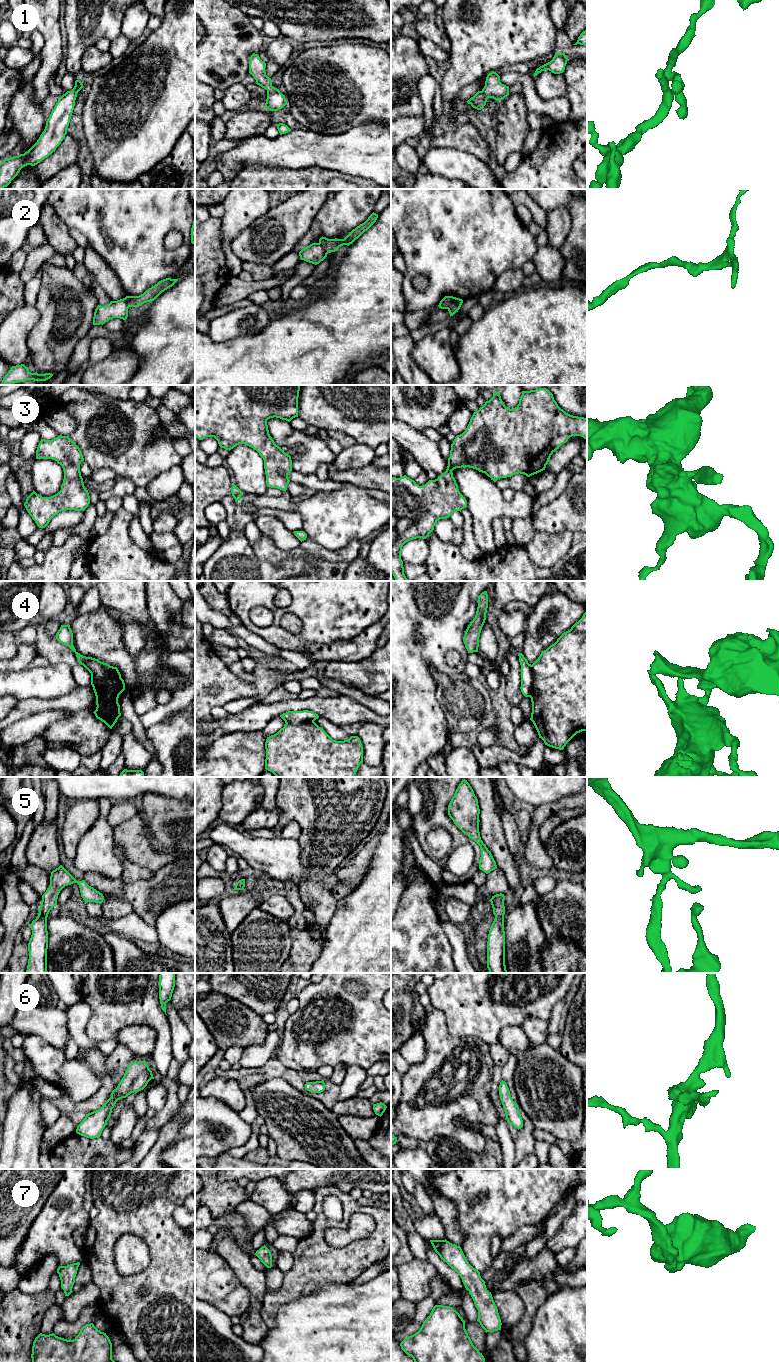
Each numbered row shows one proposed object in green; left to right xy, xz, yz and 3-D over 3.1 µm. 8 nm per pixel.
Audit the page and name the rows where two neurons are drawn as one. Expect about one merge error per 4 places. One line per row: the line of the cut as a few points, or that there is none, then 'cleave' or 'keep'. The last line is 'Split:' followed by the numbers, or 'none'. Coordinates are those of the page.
1: no cut; keep
2: cut in yz along (453, 297), (447, 308); cleave
3: no cut; keep
4: cut in yz along (532, 665), (533, 687), (529, 696); cleave
5: no cut; keep
6: no cut; keep
7: no cut; keep
Split: 2, 4

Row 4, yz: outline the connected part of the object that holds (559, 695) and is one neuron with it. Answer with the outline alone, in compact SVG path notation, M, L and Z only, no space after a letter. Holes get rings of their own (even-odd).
M587 611L570 630L541 652L532 668L530 720L545 745L563 750L577 733L587 732Z

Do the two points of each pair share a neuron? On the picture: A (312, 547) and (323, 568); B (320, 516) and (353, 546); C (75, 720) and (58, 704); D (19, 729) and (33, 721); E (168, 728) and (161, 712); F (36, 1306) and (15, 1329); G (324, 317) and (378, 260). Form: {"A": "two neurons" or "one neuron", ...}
{"A": "two neurons", "B": "two neurons", "C": "two neurons", "D": "one neuron", "E": "two neurons", "F": "one neuron", "G": "one neuron"}

